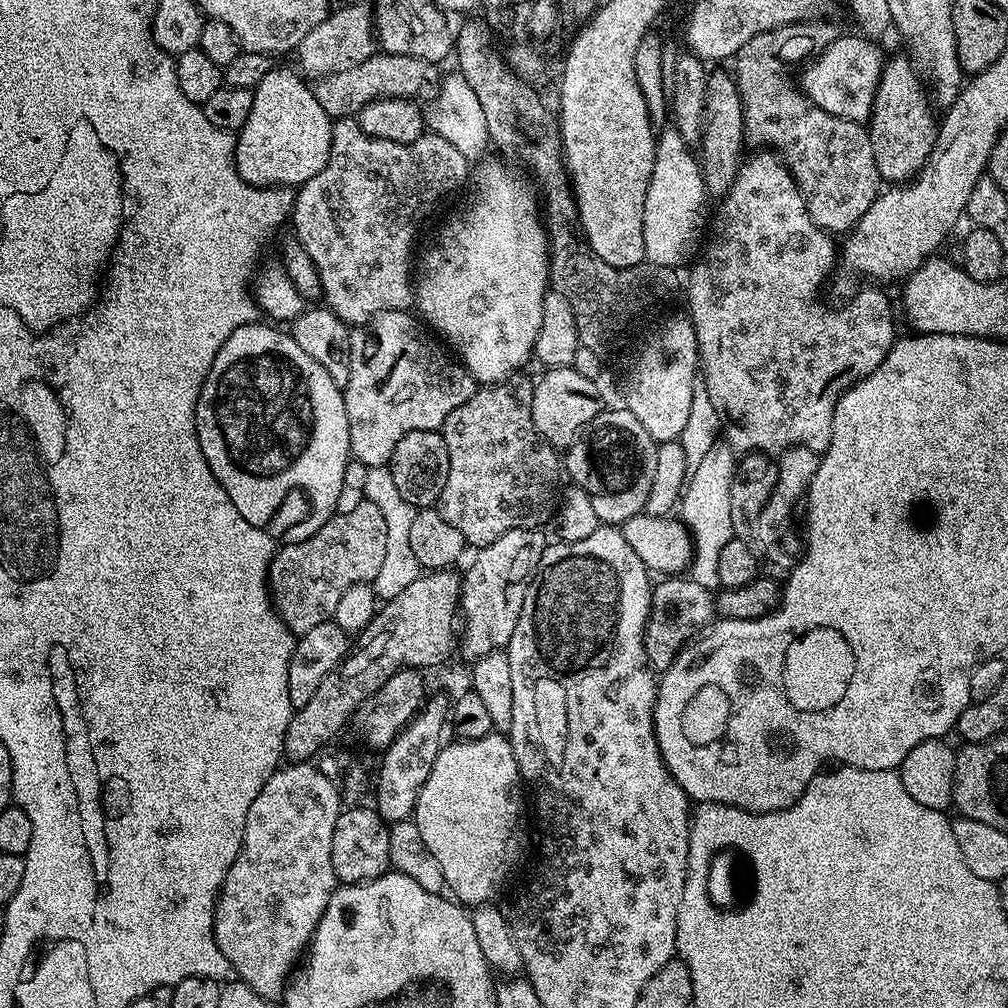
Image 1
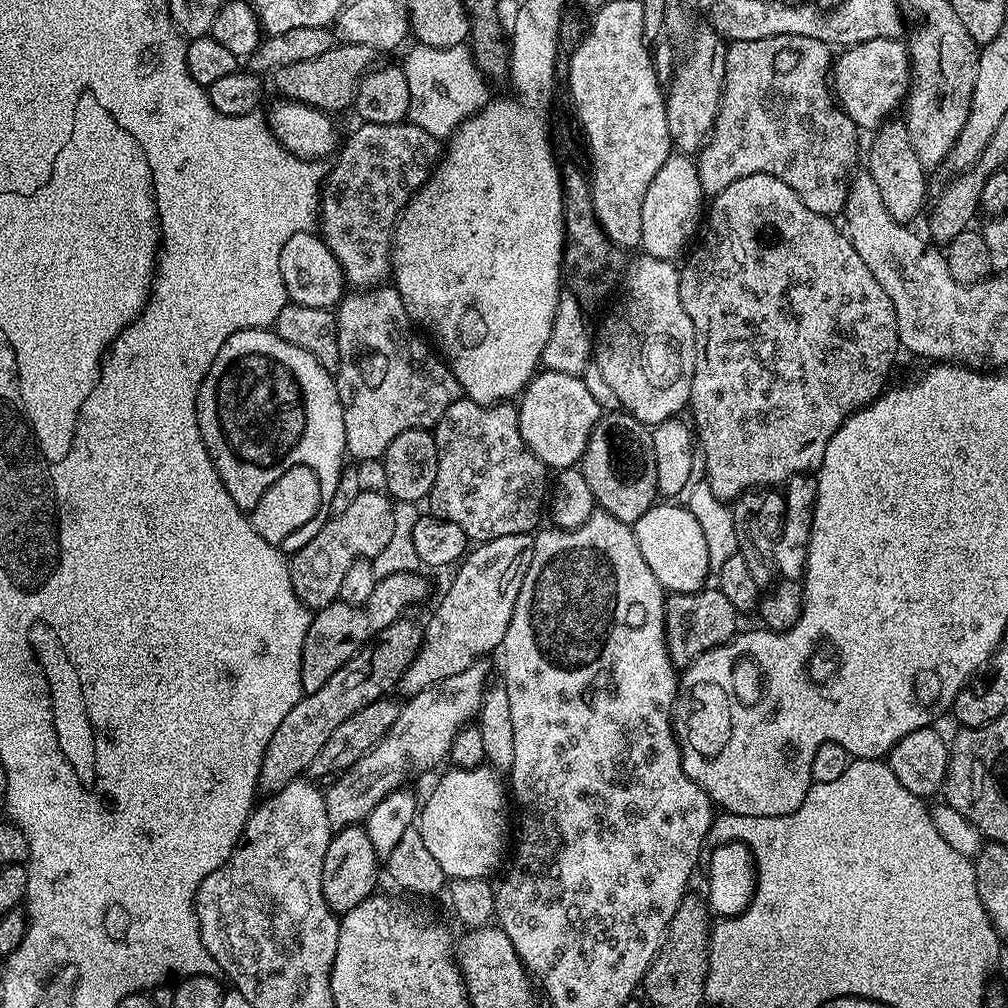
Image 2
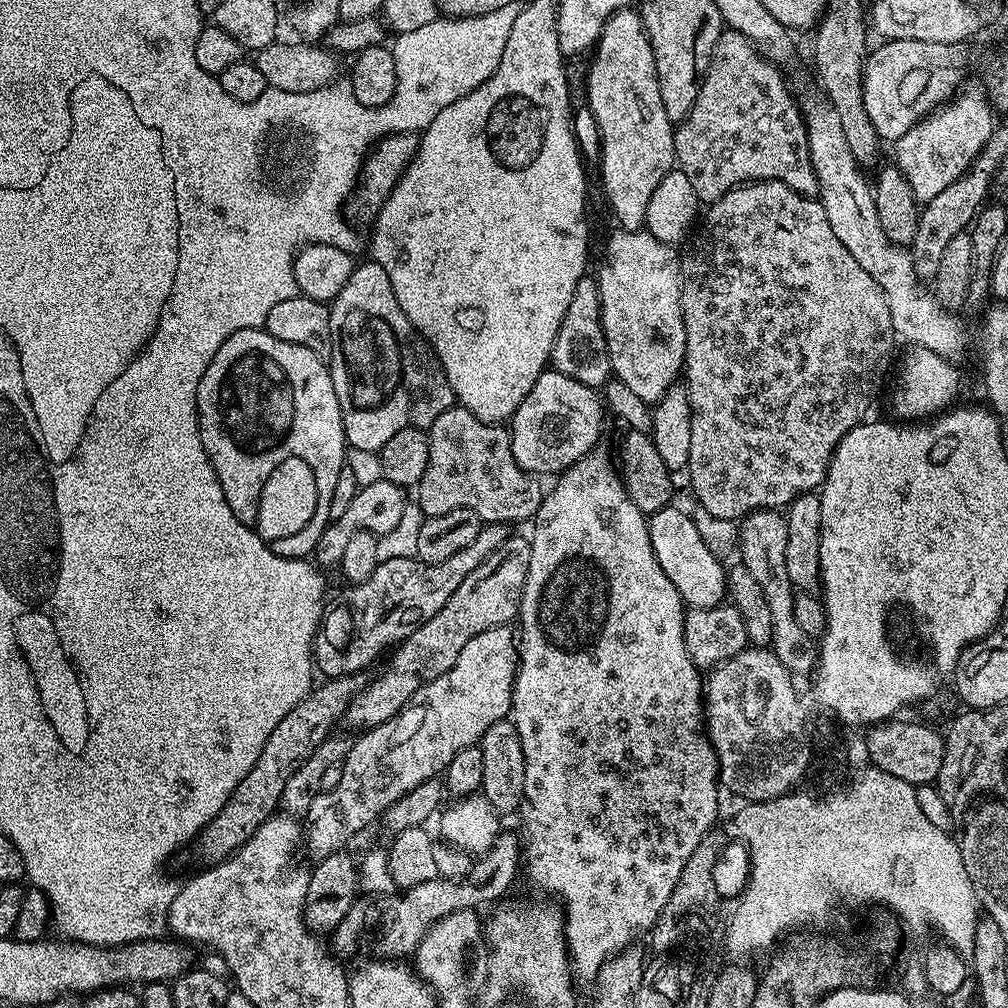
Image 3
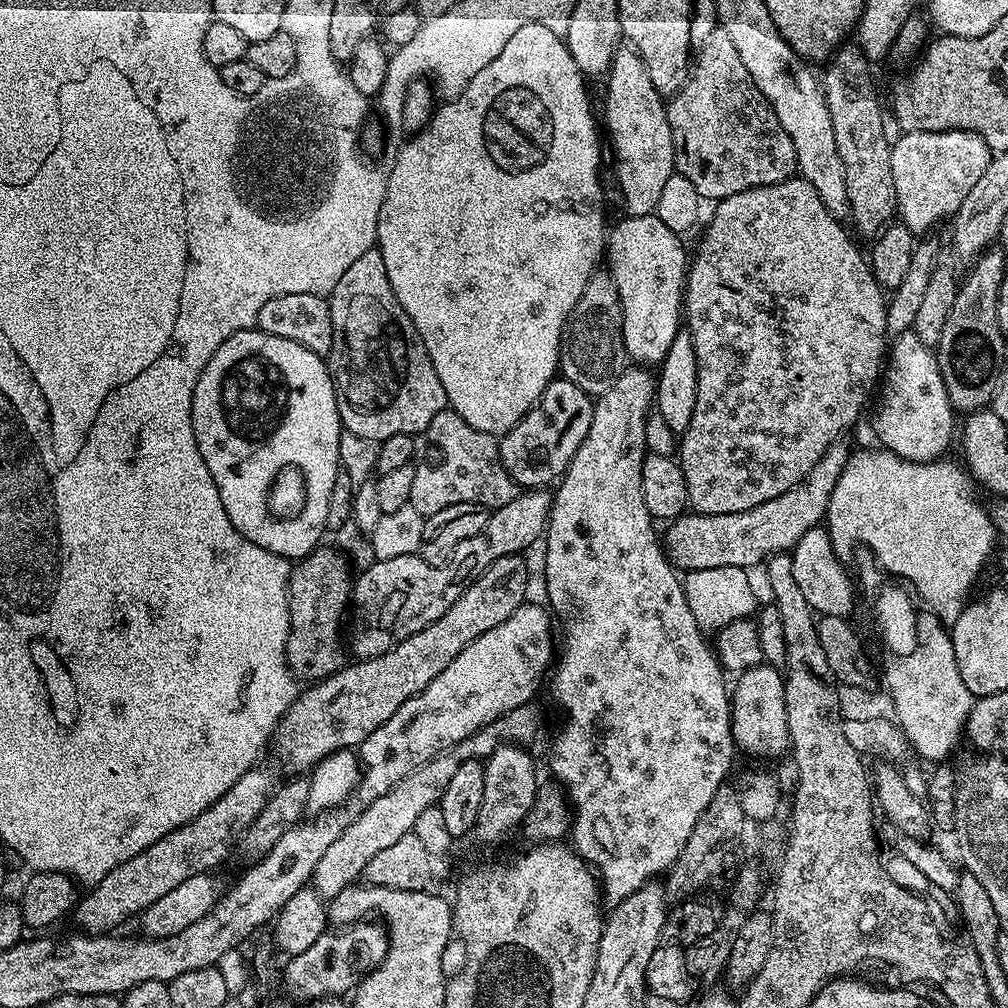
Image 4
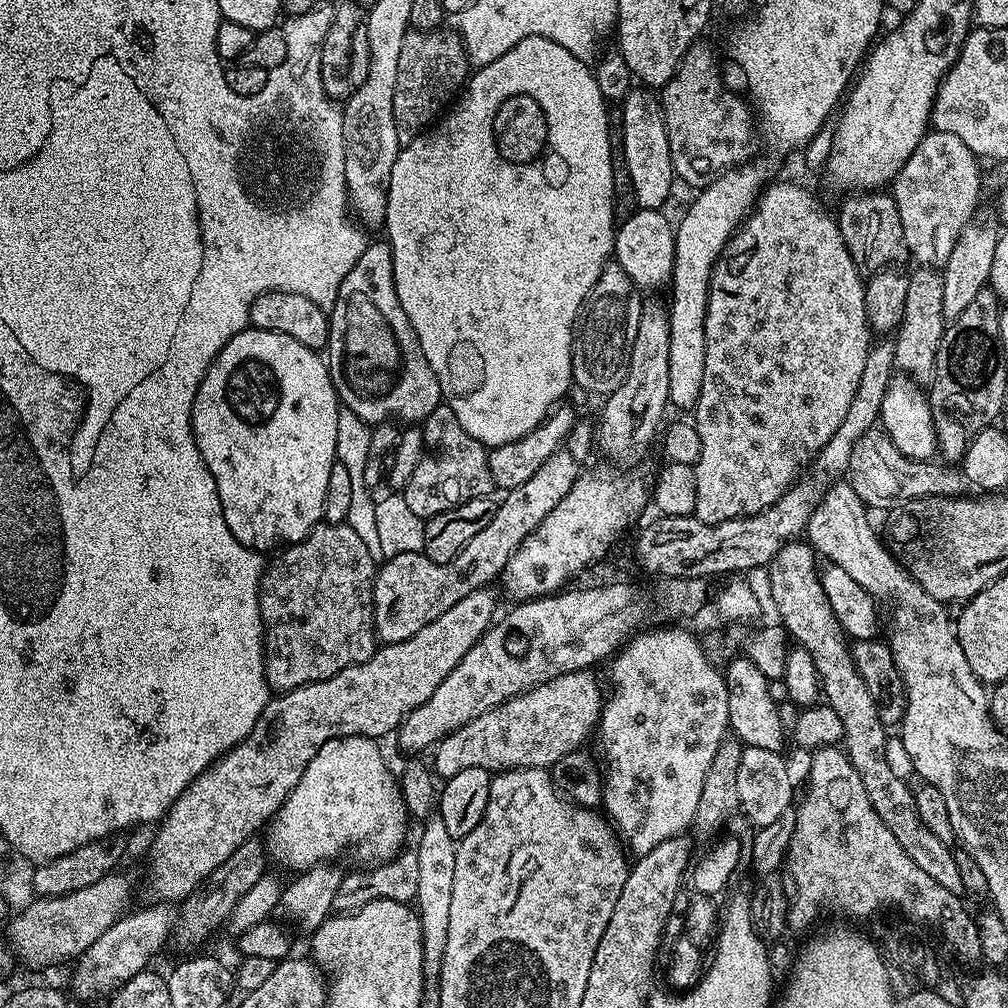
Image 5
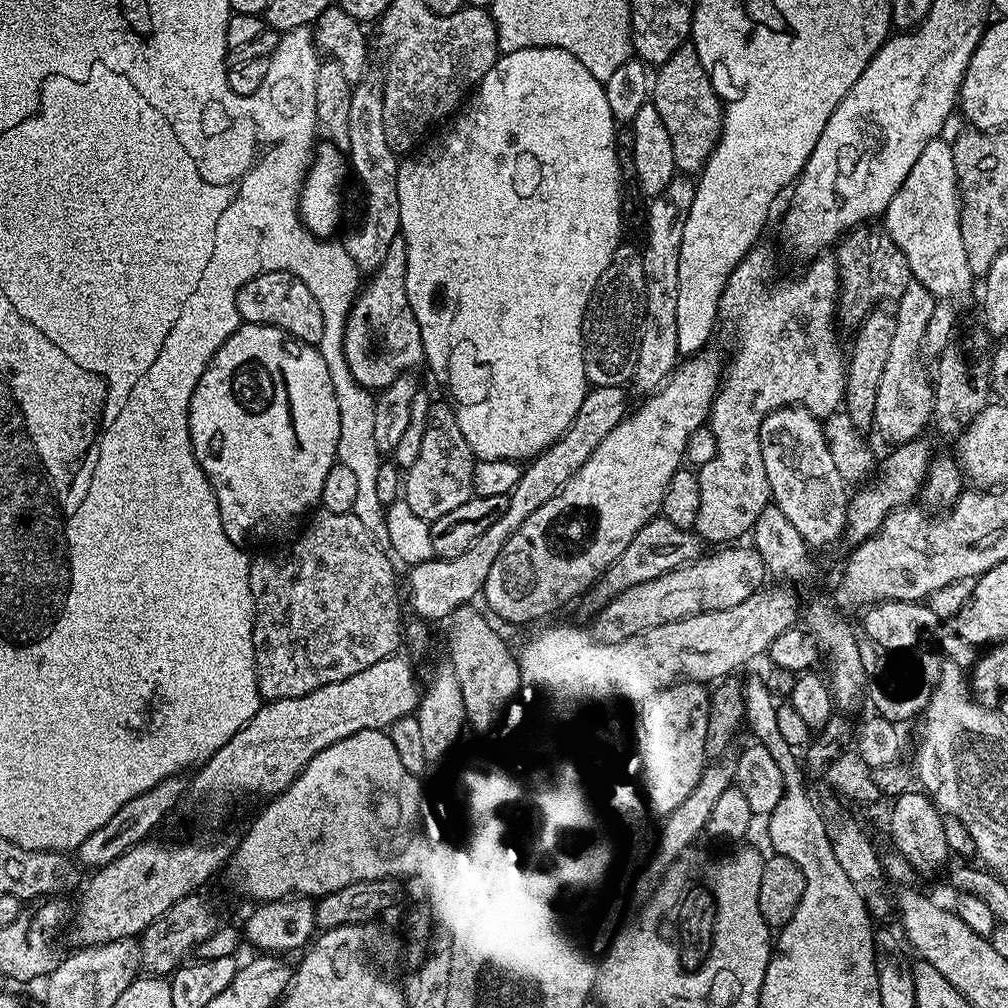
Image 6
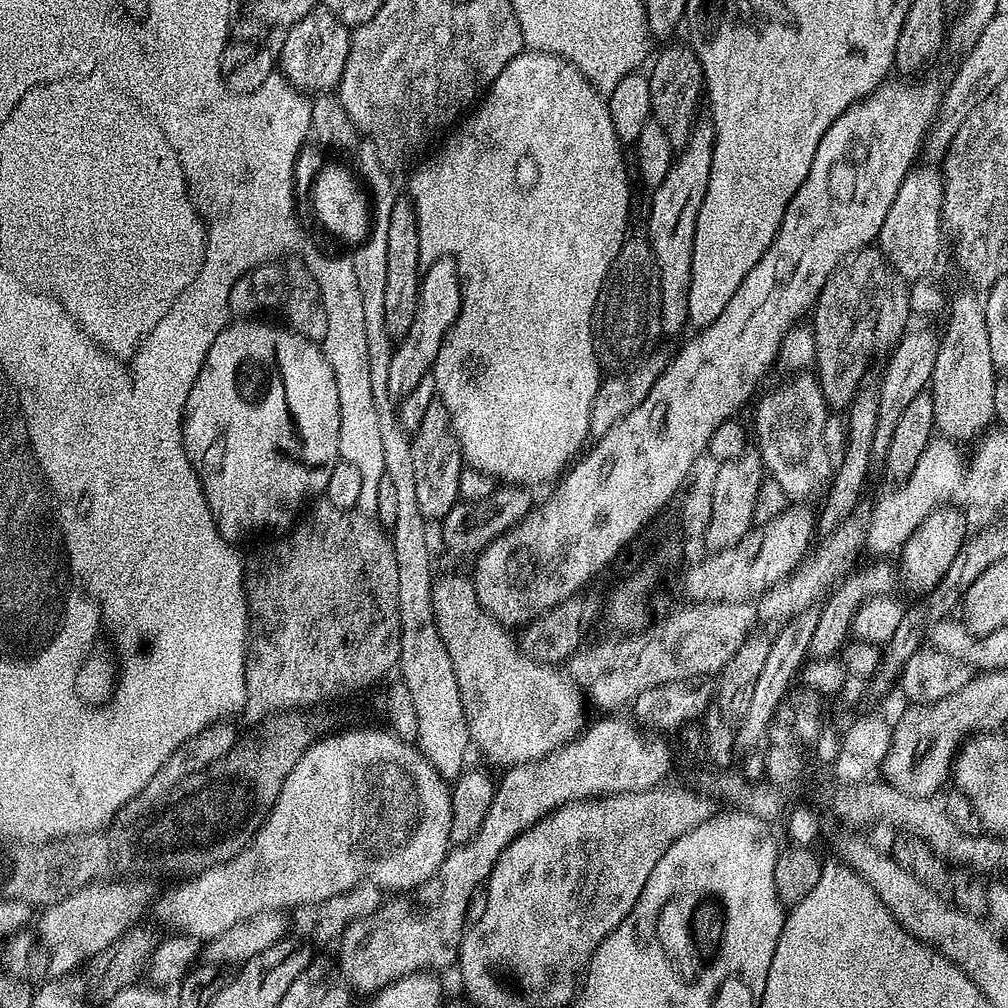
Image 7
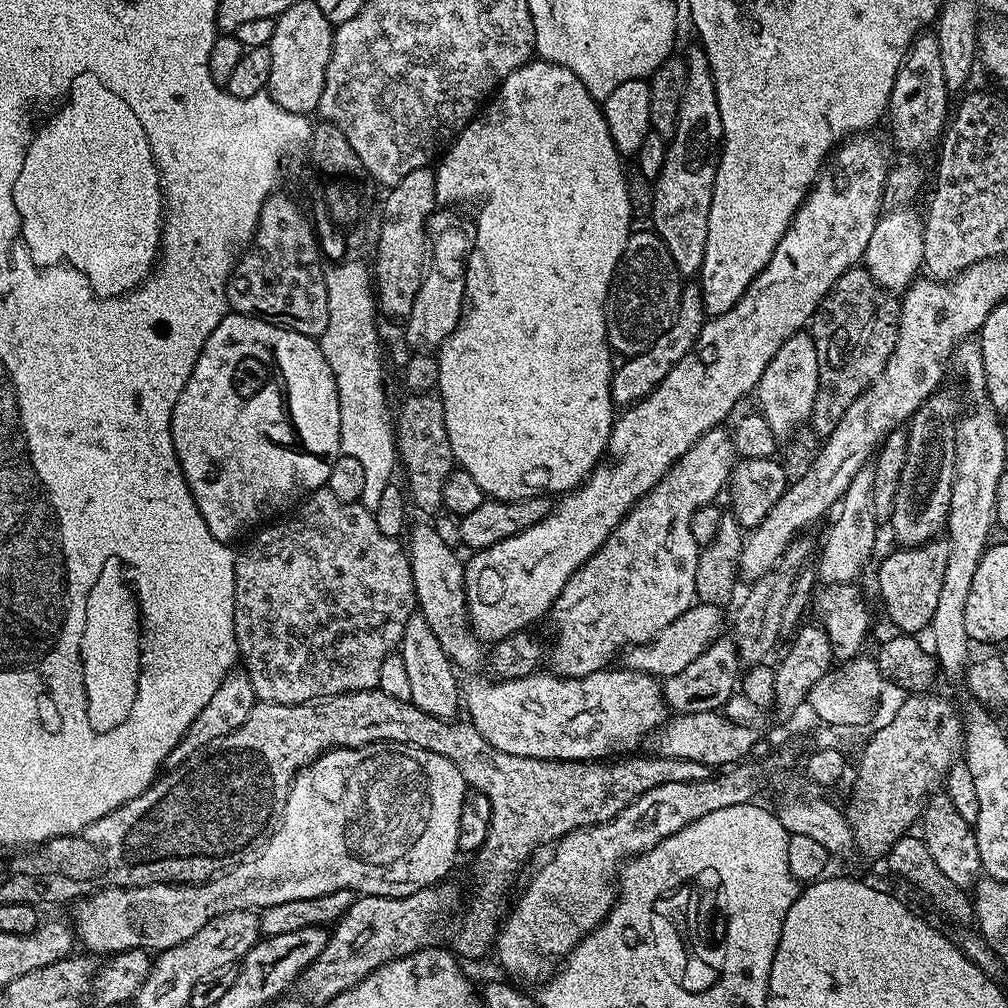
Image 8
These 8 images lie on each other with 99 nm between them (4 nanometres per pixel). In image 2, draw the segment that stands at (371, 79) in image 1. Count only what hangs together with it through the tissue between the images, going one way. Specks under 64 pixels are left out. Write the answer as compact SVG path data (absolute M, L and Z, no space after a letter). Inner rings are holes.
M341 43L312 60L294 62L280 67L273 73L272 79L281 97L302 102L332 114L347 105L349 107L355 101L356 88L360 85L360 79L371 69L375 63L374 59L376 59L376 53L370 46Z

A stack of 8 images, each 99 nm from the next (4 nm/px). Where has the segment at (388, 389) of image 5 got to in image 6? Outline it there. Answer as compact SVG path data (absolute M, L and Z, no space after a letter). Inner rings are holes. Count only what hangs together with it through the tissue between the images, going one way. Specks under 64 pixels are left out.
M401 235L396 236L394 242L390 242L390 251L386 253L386 258L382 258L382 266L378 266L376 271L367 277L356 301L352 303L344 331L344 353L350 366L350 374L354 374L356 381L369 390L384 389L400 376L411 373L411 368L425 363L418 318L410 306L410 298L406 292L406 246Z

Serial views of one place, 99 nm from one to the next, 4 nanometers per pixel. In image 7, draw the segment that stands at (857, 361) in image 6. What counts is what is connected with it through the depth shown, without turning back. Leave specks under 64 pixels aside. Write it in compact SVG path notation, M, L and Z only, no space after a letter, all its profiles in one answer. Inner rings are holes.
M868 386L861 387L852 403L846 409L846 443L842 449L839 462L831 473L830 483L823 493L824 505L818 508L816 530L821 537L834 534L838 529L847 525L860 498L860 490L864 486L864 475L871 463L872 442L874 440L874 426L878 426L878 396ZM848 415L848 416L847 416ZM844 456L844 457L843 457ZM828 492L828 493L827 493Z

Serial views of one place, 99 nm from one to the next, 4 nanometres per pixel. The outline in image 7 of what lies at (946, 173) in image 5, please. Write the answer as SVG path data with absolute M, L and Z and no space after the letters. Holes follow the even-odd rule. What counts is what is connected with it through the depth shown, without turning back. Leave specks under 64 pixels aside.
M936 166L913 167L908 176L898 186L894 206L882 222L878 237L878 247L898 275L905 278L924 278L927 272L936 268L940 260L940 247L945 247L946 237L941 223L940 207L943 206L943 178ZM964 290L951 297L952 324L964 328L964 332L948 332L940 336L940 359L938 361L938 384L940 396L934 399L935 431L943 439L953 442L972 440L989 431L996 420L994 394L998 373L990 358L990 338L986 331L986 314L981 297L971 290Z

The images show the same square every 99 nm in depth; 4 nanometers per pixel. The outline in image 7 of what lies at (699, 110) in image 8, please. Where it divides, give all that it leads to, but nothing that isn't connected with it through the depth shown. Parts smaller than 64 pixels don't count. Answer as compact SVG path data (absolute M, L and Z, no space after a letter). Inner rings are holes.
M700 118L692 125L690 138L684 148L675 153L666 178L651 193L652 205L648 208L647 241L652 245L658 266L660 283L661 333L680 332L688 324L690 306L690 262L694 262L694 234L698 222L698 210L706 198L706 186L710 182L710 166L714 162L716 125L711 119Z

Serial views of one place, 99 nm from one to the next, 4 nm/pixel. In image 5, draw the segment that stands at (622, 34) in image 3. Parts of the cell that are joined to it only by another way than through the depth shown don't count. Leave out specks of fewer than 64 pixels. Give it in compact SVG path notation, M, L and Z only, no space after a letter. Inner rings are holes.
M644 86L631 89L622 101L624 109L620 112L620 140L624 143L624 168L636 195L636 204L641 208L665 207L668 195L672 192L672 159L670 142L664 125L664 115L657 93Z

